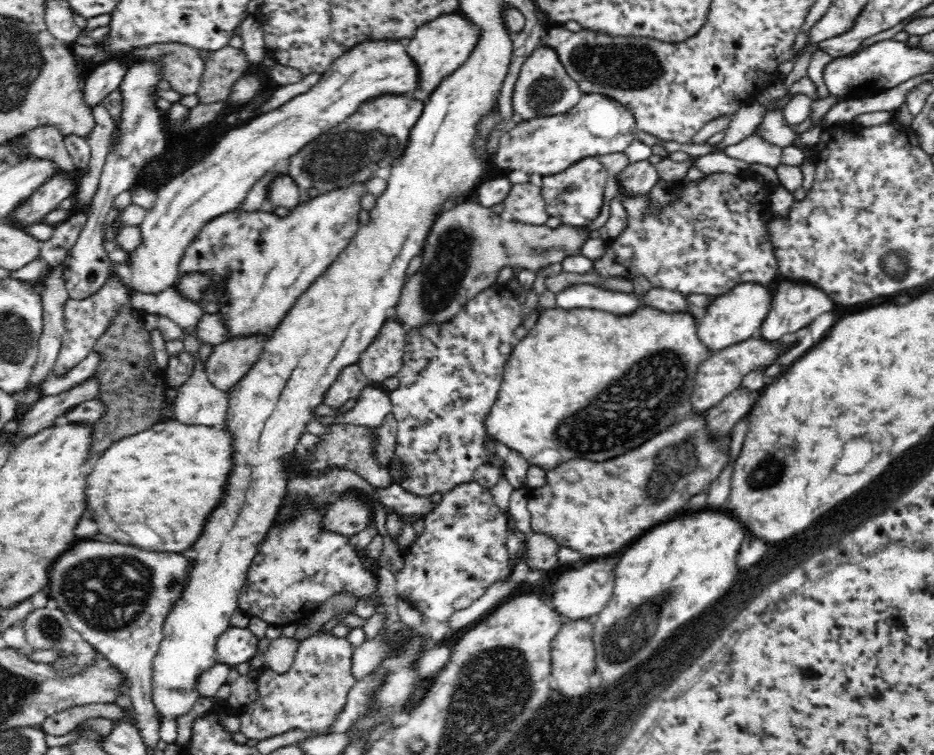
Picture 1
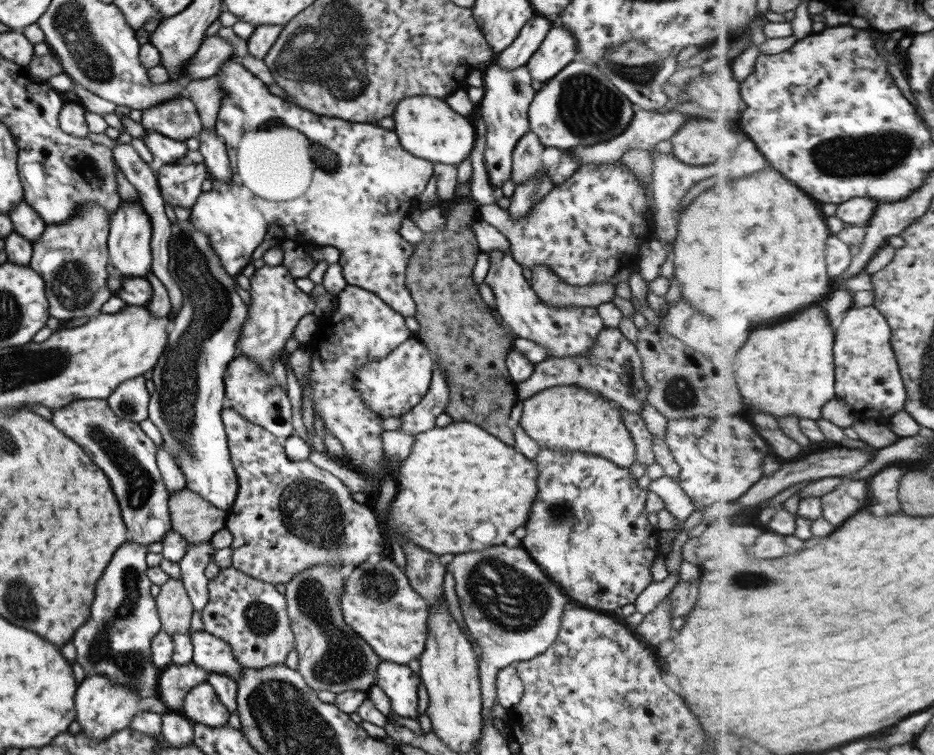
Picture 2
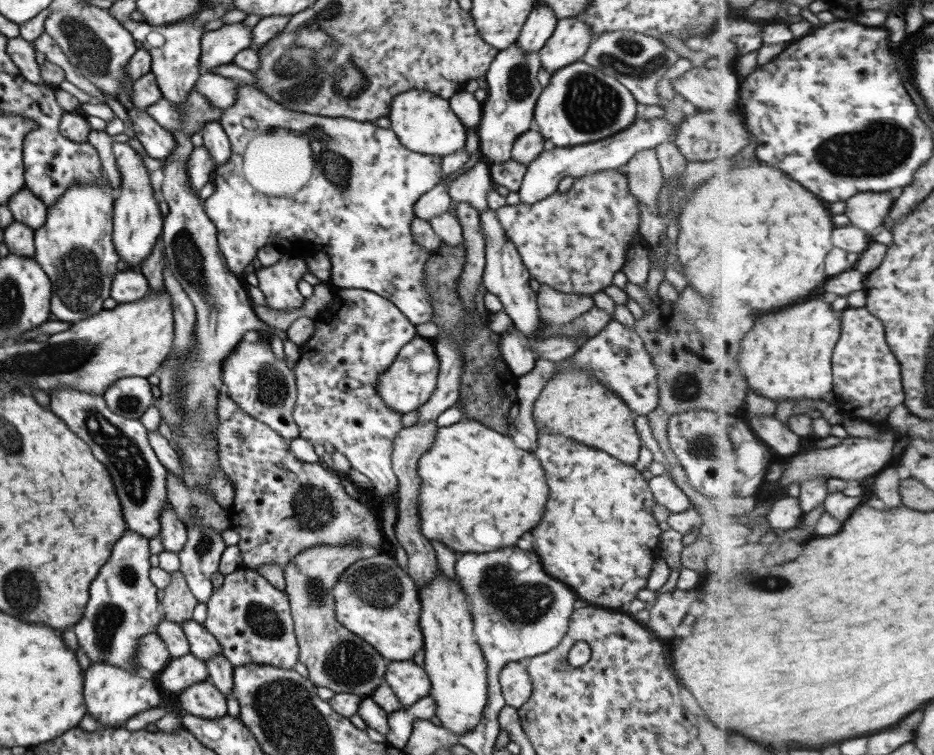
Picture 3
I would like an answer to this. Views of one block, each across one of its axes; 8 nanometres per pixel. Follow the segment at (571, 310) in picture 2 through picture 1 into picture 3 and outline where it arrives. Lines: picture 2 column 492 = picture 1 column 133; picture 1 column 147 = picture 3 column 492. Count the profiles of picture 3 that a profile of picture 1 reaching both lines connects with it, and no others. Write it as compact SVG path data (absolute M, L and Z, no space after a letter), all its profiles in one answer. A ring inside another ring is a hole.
M483 208L478 214L480 226L484 231L484 267L482 274L482 285L486 291L494 294L501 302L503 311L509 316L514 328L517 328L521 334L525 334L527 338L533 339L533 336L543 328L543 321L539 318L537 313L536 295L529 287L530 274L527 272L521 256L517 254L517 250L513 244L505 237L504 231L493 210Z

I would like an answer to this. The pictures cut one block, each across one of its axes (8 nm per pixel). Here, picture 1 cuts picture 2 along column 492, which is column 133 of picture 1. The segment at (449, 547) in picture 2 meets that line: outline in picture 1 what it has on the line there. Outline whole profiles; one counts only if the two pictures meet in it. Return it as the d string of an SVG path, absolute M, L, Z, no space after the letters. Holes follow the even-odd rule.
M161 421L102 454L88 476L88 508L96 514L100 532L118 542L142 550L184 552L194 546L206 518L224 498L234 455L233 436L226 428Z

